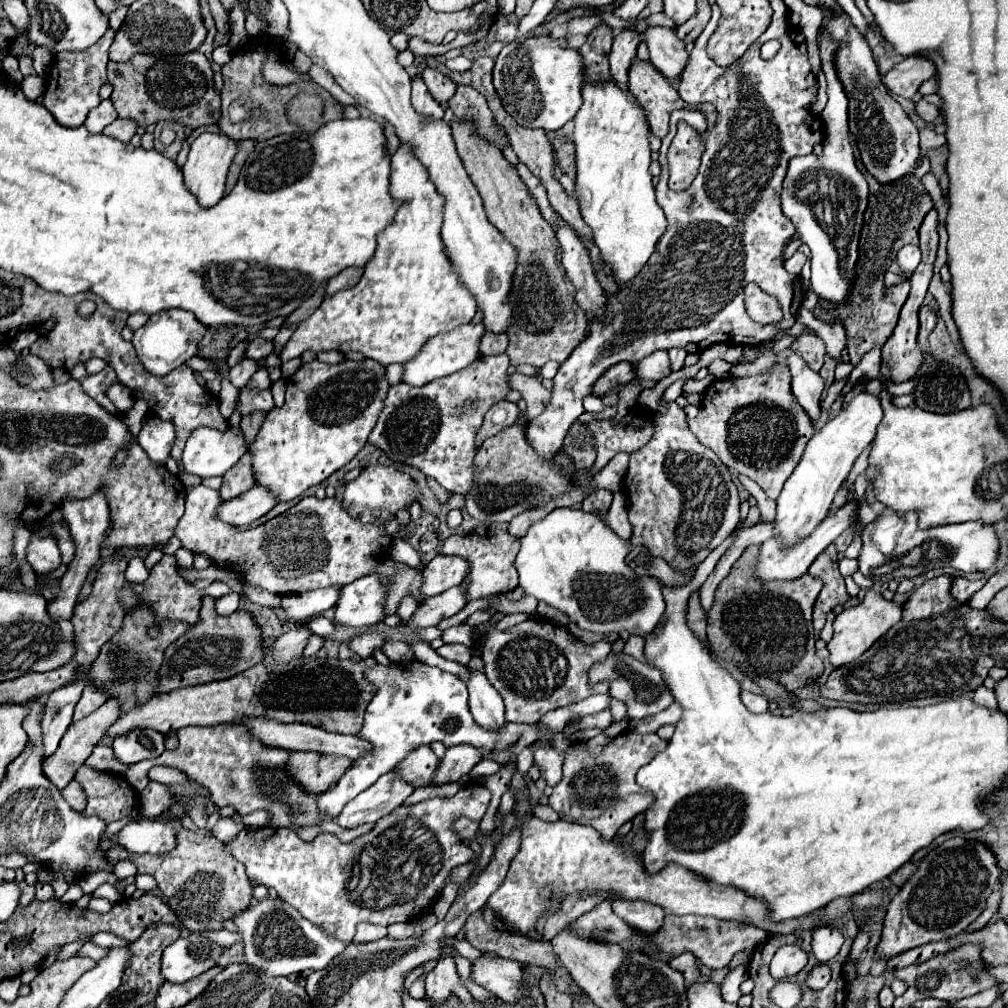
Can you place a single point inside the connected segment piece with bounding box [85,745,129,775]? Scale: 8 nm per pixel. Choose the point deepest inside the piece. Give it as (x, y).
(102, 758)

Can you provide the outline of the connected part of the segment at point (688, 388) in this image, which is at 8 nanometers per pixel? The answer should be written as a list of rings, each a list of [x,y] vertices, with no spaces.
[[[708,375],[702,380],[691,378],[685,382],[682,395],[686,396],[689,393],[704,393],[714,380],[712,375]]]

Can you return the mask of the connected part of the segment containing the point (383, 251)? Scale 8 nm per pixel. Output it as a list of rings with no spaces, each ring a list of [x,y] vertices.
[[[401,145],[391,157],[391,195],[405,203],[399,207],[395,221],[383,233],[379,233],[375,257],[367,263],[361,281],[355,287],[339,291],[337,295],[325,299],[321,307],[307,321],[303,321],[303,325],[295,329],[295,333],[279,355],[281,363],[299,357],[307,349],[313,353],[329,349],[341,353],[359,351],[365,357],[371,357],[385,365],[407,363],[419,355],[419,351],[427,345],[431,337],[445,331],[453,331],[459,325],[471,323],[477,311],[477,301],[471,291],[459,281],[459,275],[455,273],[441,241],[445,197],[441,197],[441,193],[435,189],[427,169],[411,149],[411,145]]]

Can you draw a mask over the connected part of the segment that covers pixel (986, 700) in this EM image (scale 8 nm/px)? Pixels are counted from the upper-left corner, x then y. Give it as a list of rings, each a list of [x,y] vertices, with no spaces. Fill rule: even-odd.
[[[981,685],[981,687],[977,687],[977,689],[973,691],[973,701],[975,701],[977,705],[989,707],[989,709],[997,707],[997,701],[995,701],[995,693],[993,693],[991,689],[987,689],[985,685]]]

